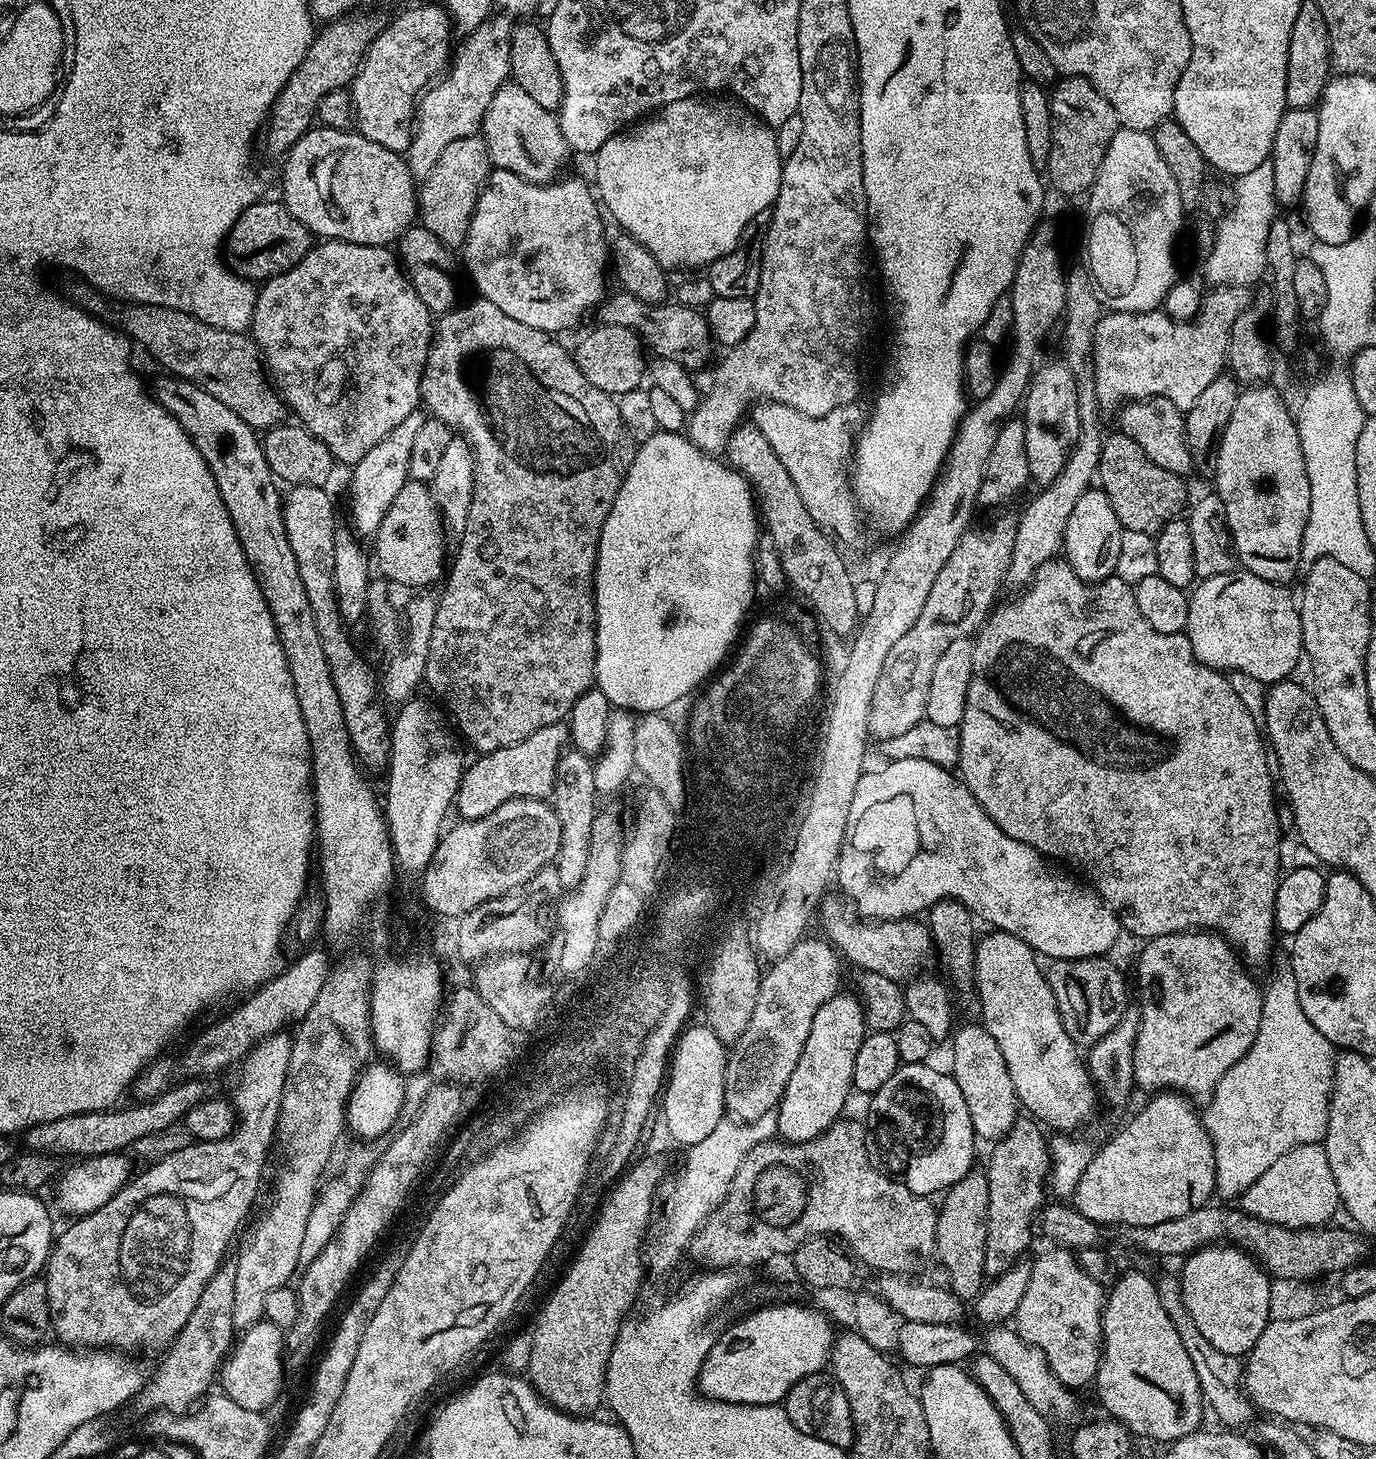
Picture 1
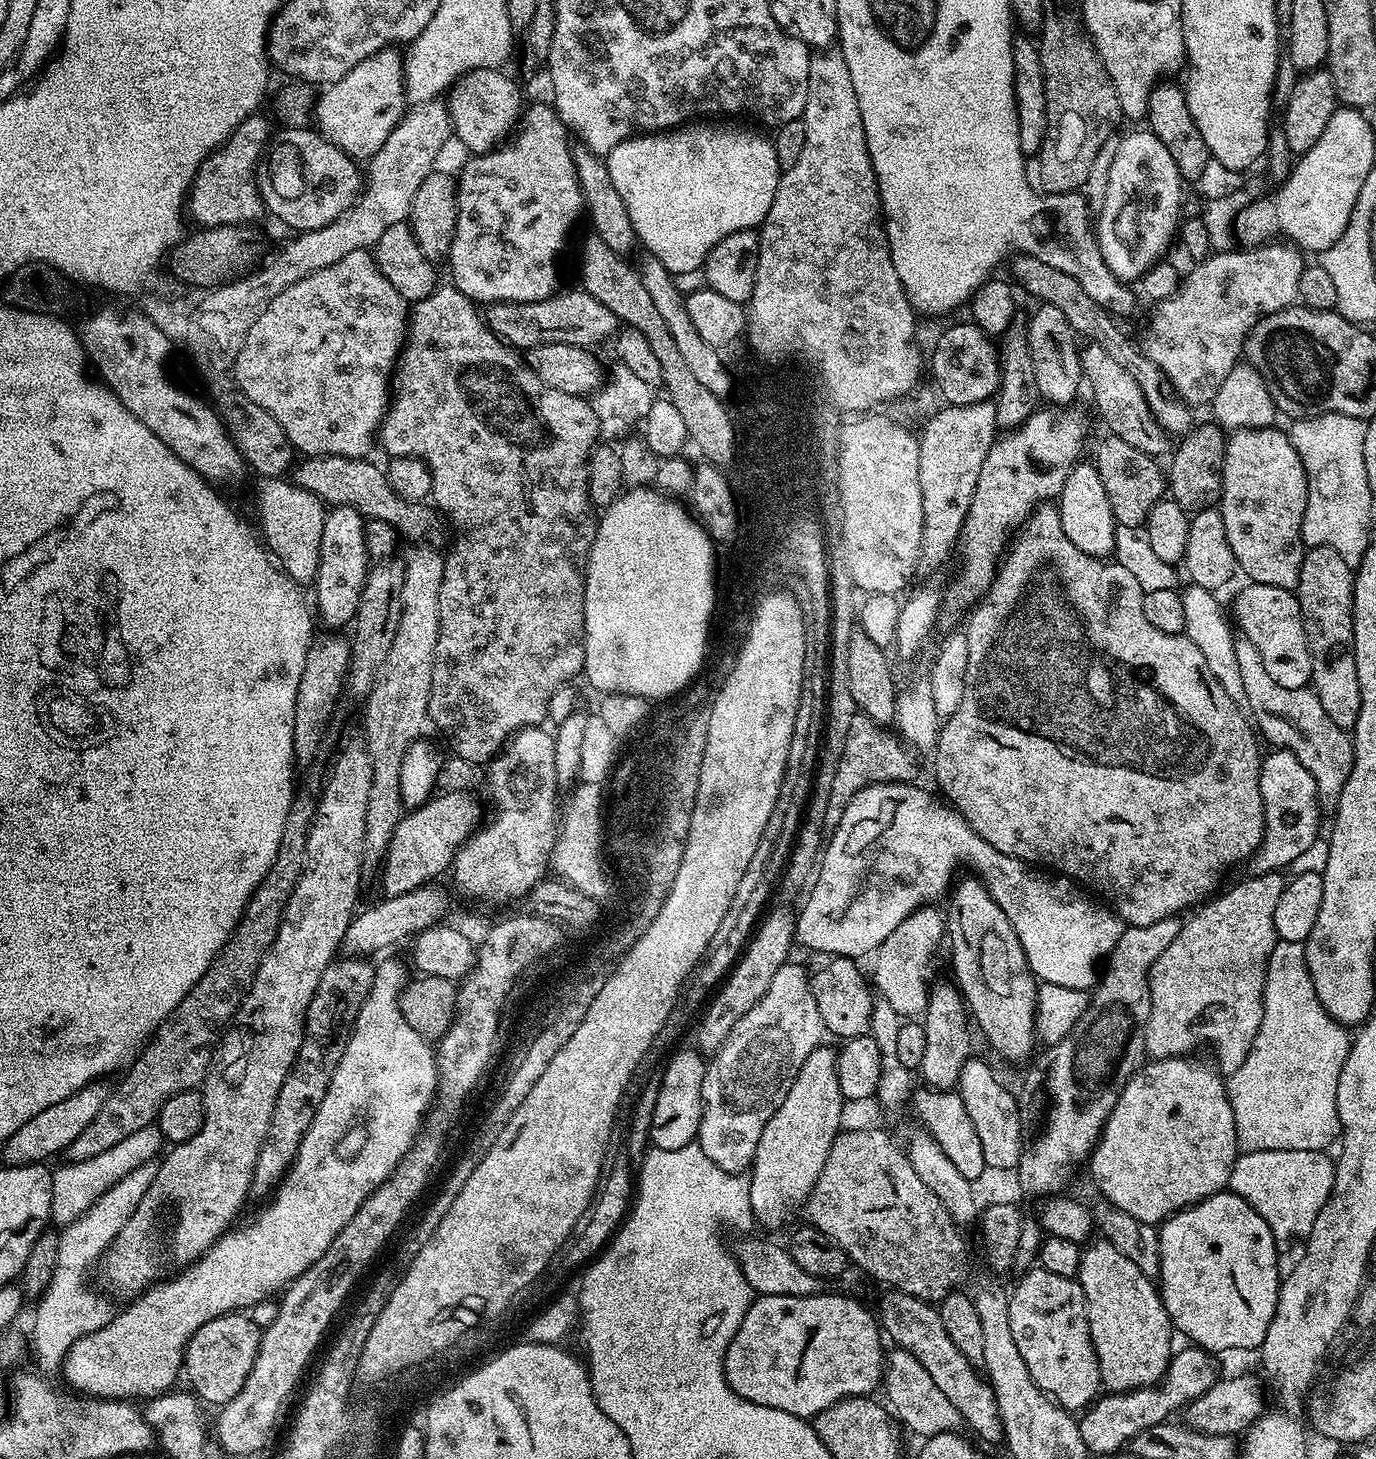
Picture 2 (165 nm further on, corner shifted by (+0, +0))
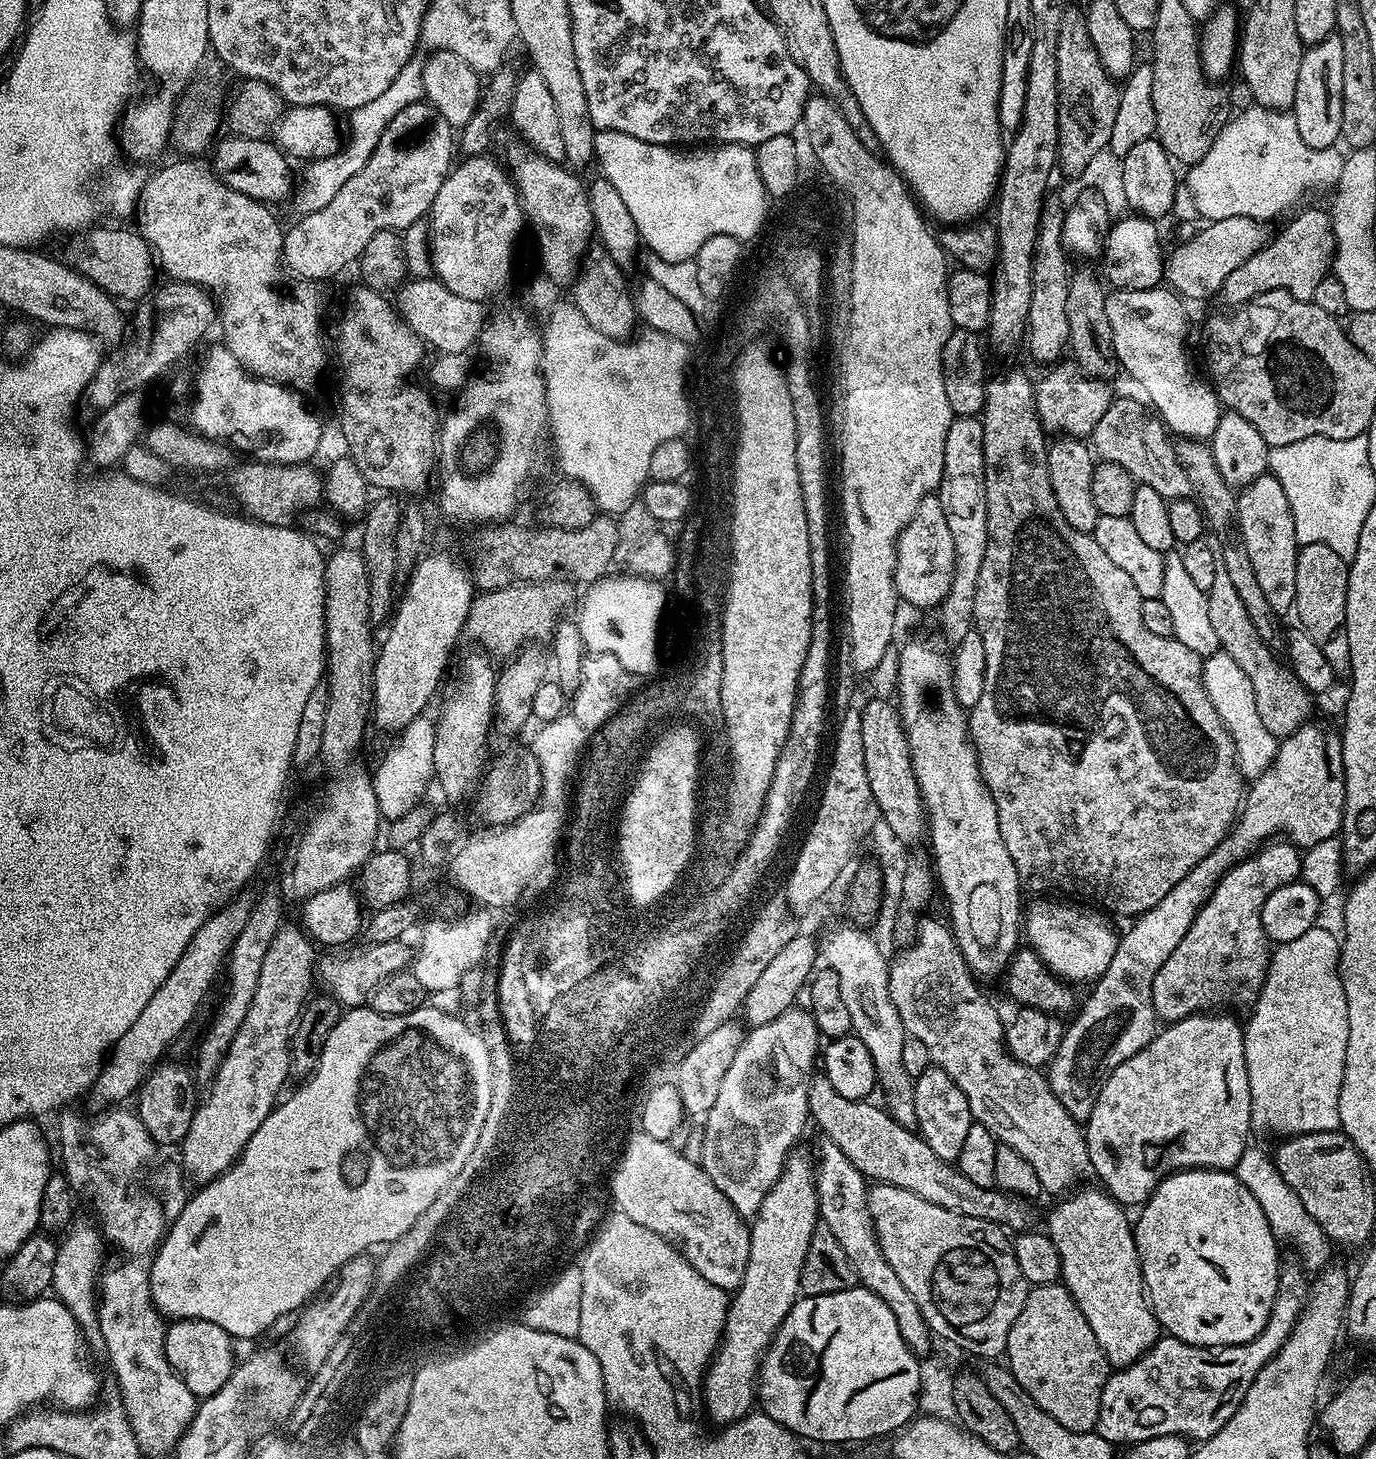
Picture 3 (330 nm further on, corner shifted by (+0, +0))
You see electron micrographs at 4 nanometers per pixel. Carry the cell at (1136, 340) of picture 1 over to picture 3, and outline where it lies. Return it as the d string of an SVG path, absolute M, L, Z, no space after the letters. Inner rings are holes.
M1308 208L1296 216L1280 233L1273 235L1263 248L1258 250L1238 270L1230 273L1222 289L1225 305L1239 306L1263 292L1283 288L1294 298L1311 300L1318 282L1330 275L1332 259L1336 256L1336 239L1332 229L1332 217L1320 208Z

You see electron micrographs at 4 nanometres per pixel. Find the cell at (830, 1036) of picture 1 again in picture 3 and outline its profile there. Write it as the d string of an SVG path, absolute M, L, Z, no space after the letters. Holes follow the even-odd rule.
M789 1155L780 1180L766 1194L750 1224L750 1258L746 1274L728 1305L724 1339L704 1374L702 1408L716 1420L731 1422L753 1411L758 1400L758 1377L764 1352L772 1345L780 1323L796 1305L802 1262L820 1220L816 1169L811 1155Z

